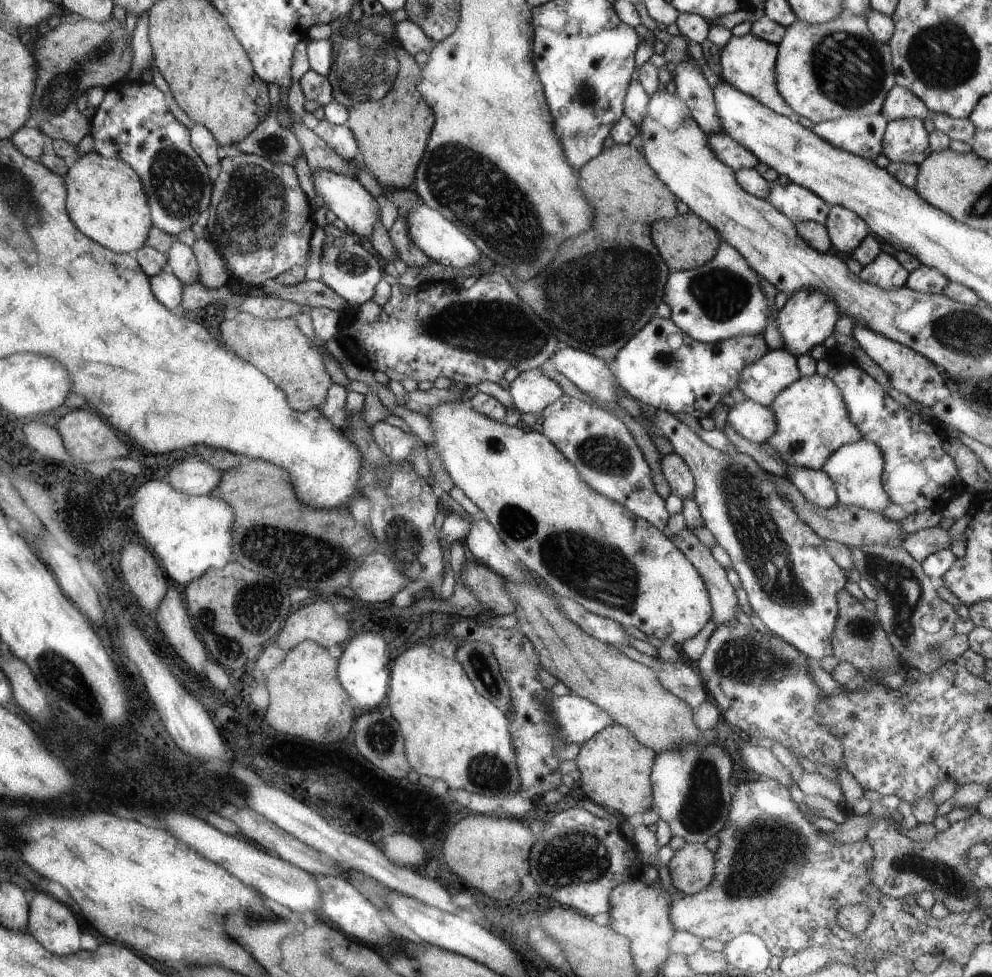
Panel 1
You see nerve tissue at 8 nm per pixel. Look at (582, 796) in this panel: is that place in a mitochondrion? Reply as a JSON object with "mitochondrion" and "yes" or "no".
{"mitochondrion":"no"}

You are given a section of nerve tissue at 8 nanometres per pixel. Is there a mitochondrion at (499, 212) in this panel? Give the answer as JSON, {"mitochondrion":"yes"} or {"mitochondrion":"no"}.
{"mitochondrion":"yes"}

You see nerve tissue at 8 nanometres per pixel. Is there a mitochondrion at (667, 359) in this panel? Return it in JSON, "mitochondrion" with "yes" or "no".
{"mitochondrion":"yes"}

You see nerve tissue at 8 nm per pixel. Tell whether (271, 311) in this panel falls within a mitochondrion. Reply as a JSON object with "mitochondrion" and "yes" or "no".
{"mitochondrion":"no"}

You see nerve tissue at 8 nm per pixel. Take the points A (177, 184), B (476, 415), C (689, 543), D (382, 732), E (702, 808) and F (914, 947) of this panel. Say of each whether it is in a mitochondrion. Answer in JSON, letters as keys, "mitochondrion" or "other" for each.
{"A":"mitochondrion","B":"other","C":"other","D":"mitochondrion","E":"mitochondrion","F":"other"}

